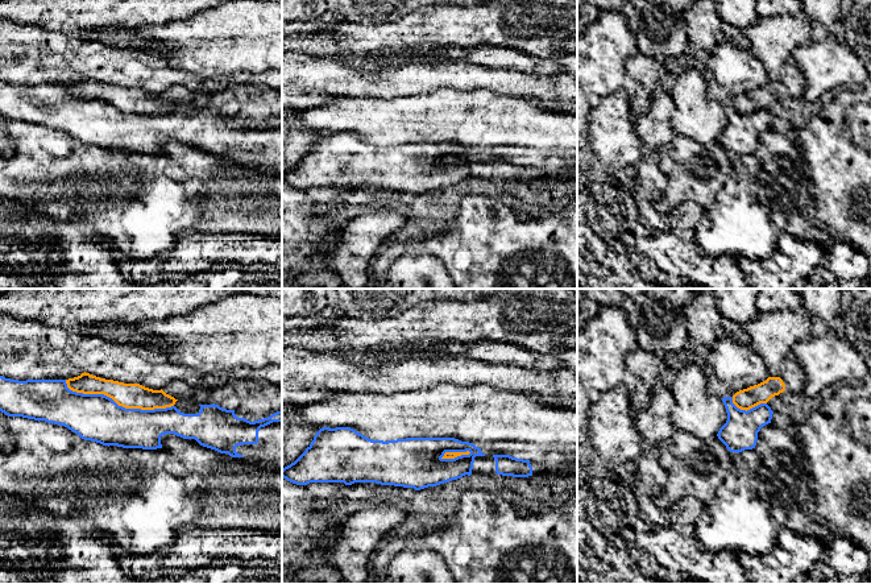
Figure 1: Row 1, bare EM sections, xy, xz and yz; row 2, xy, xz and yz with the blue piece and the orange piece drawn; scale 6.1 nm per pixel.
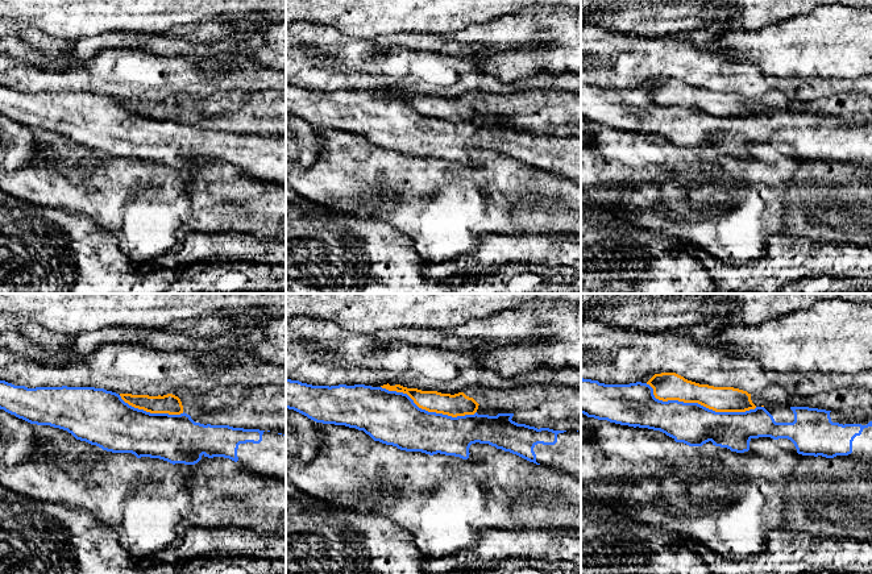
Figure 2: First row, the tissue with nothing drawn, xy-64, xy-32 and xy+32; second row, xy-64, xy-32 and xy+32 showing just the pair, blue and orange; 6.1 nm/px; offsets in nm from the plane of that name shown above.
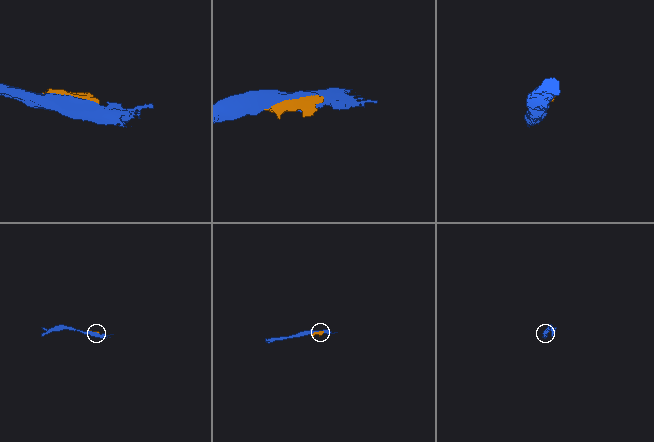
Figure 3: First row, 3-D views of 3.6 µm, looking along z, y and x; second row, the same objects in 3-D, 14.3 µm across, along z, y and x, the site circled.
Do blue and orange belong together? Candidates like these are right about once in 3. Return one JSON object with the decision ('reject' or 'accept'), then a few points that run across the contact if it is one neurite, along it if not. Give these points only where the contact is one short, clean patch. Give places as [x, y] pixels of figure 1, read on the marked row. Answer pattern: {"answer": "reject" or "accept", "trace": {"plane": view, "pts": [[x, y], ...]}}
{"answer": "reject"}

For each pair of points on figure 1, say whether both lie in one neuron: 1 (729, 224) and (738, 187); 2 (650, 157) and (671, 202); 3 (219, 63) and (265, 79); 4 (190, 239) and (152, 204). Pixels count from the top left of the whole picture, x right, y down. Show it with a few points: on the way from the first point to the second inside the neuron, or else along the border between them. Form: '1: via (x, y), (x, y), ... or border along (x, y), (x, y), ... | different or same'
1: via (735, 215), (735, 197) | same
2: border along (666, 175), (666, 189), (660, 197) | different
3: border along (268, 69), (258, 74) | different
4: border along (202, 230), (181, 230), (174, 245), (160, 253) | different

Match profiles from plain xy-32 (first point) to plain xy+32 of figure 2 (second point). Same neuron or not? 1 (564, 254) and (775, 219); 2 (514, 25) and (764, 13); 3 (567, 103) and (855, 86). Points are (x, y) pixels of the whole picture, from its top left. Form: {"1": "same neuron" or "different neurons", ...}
{"1": "different neurons", "2": "different neurons", "3": "different neurons"}

